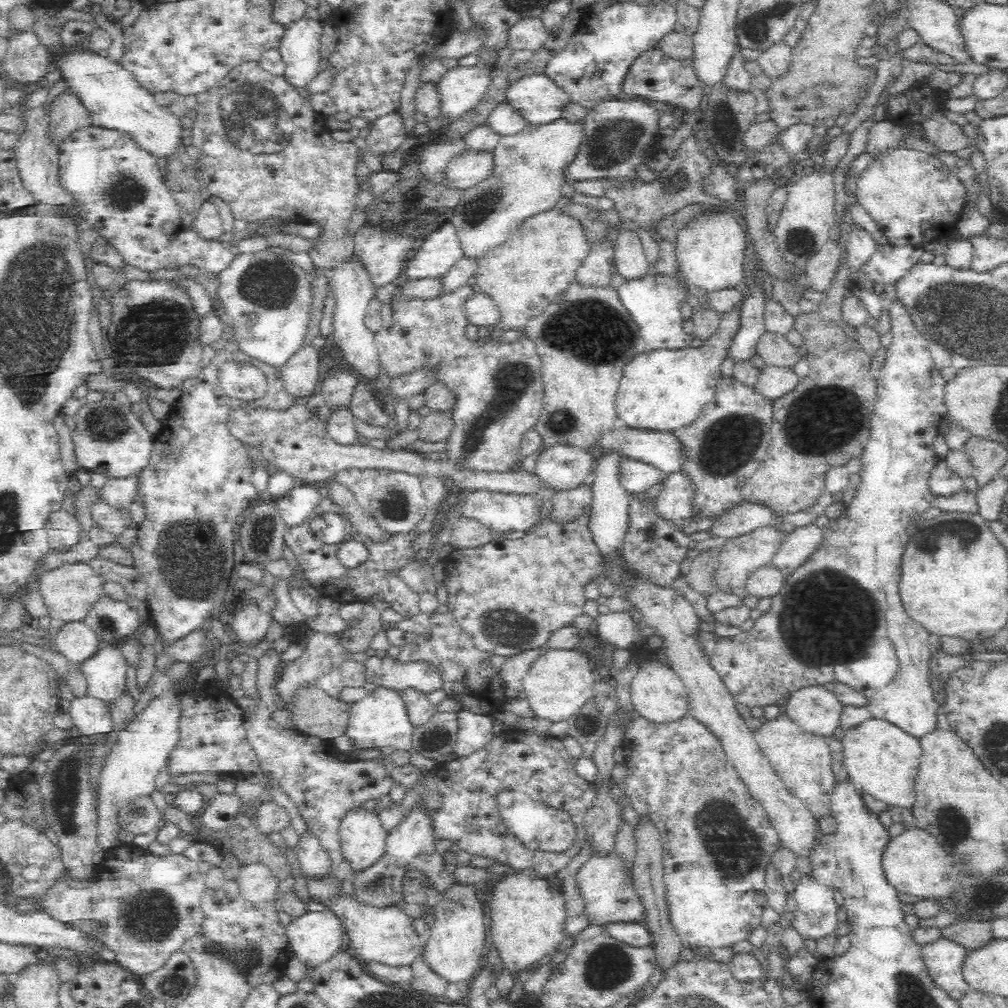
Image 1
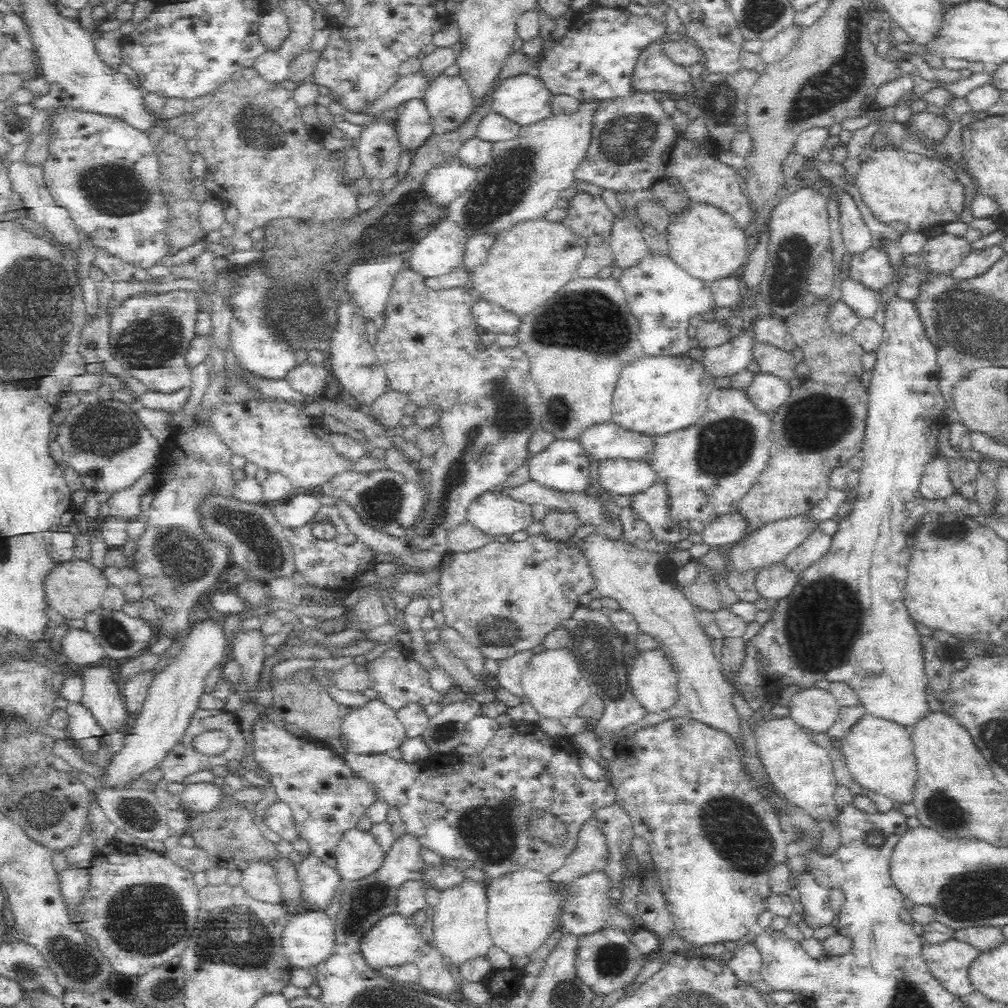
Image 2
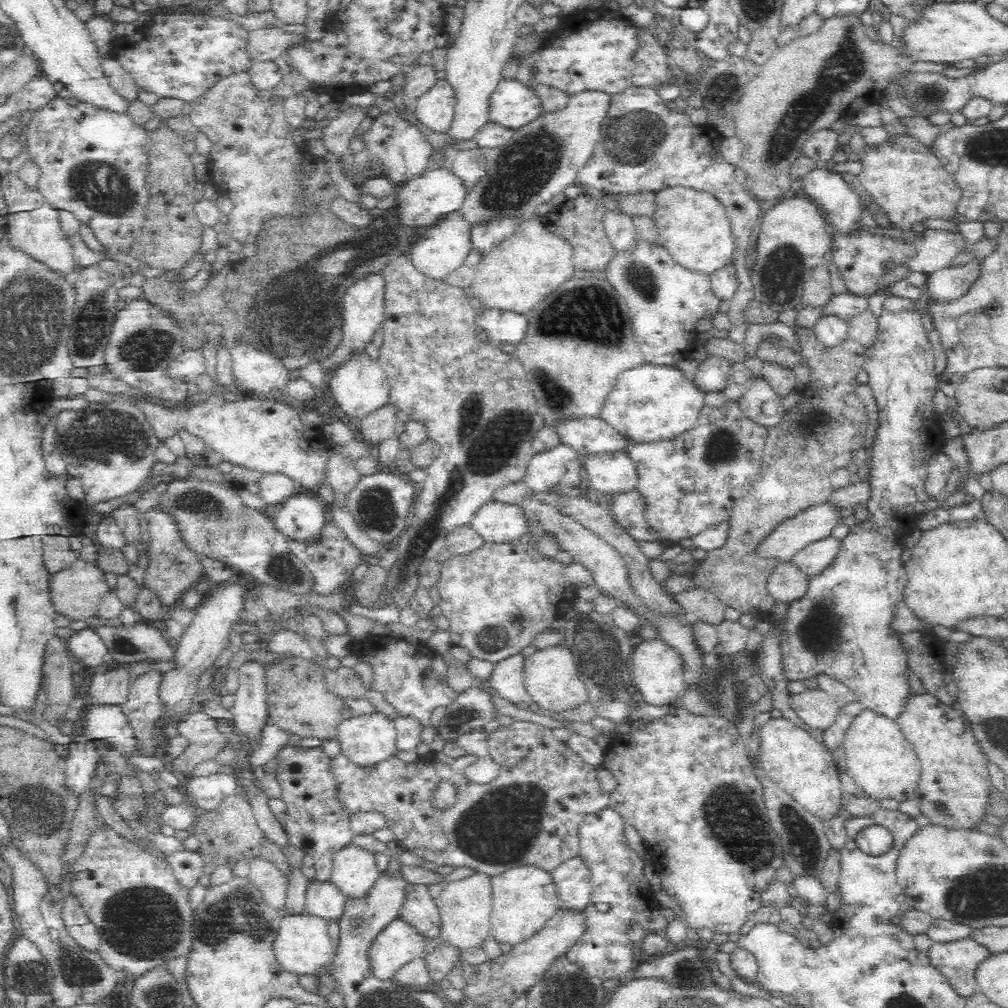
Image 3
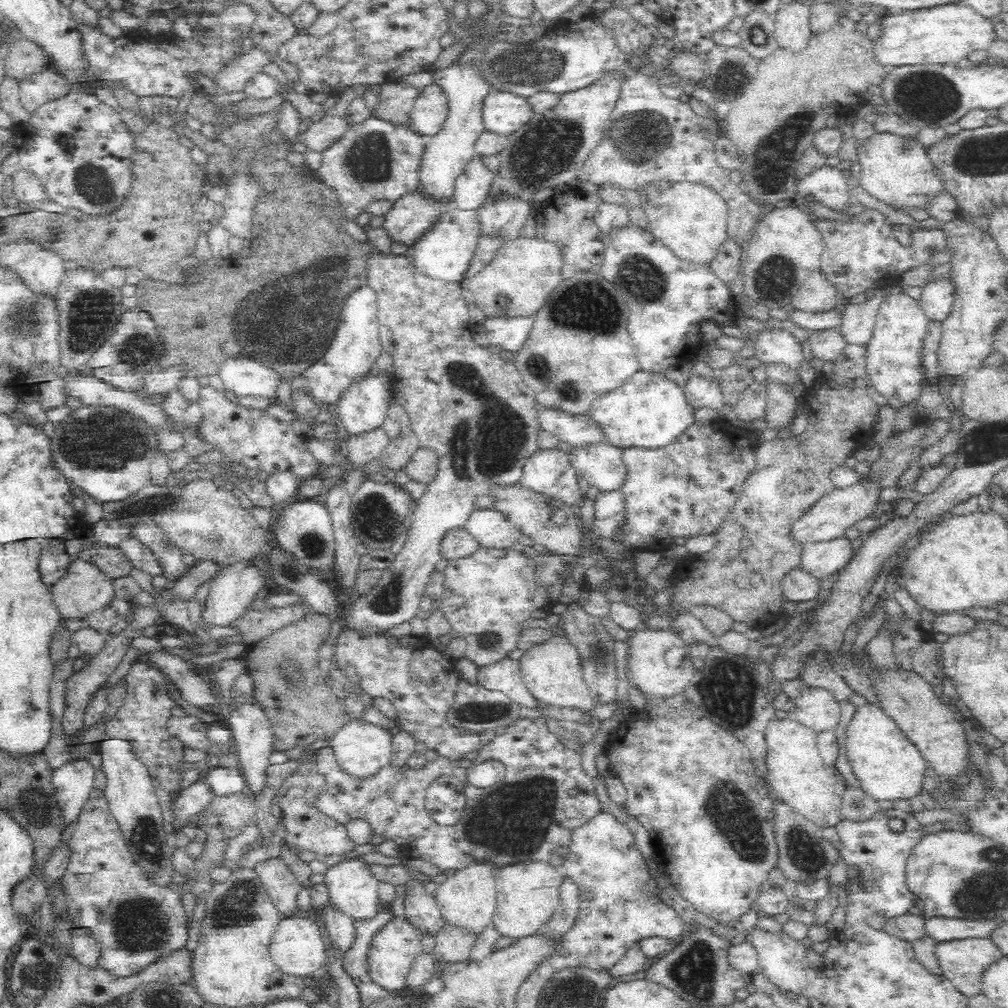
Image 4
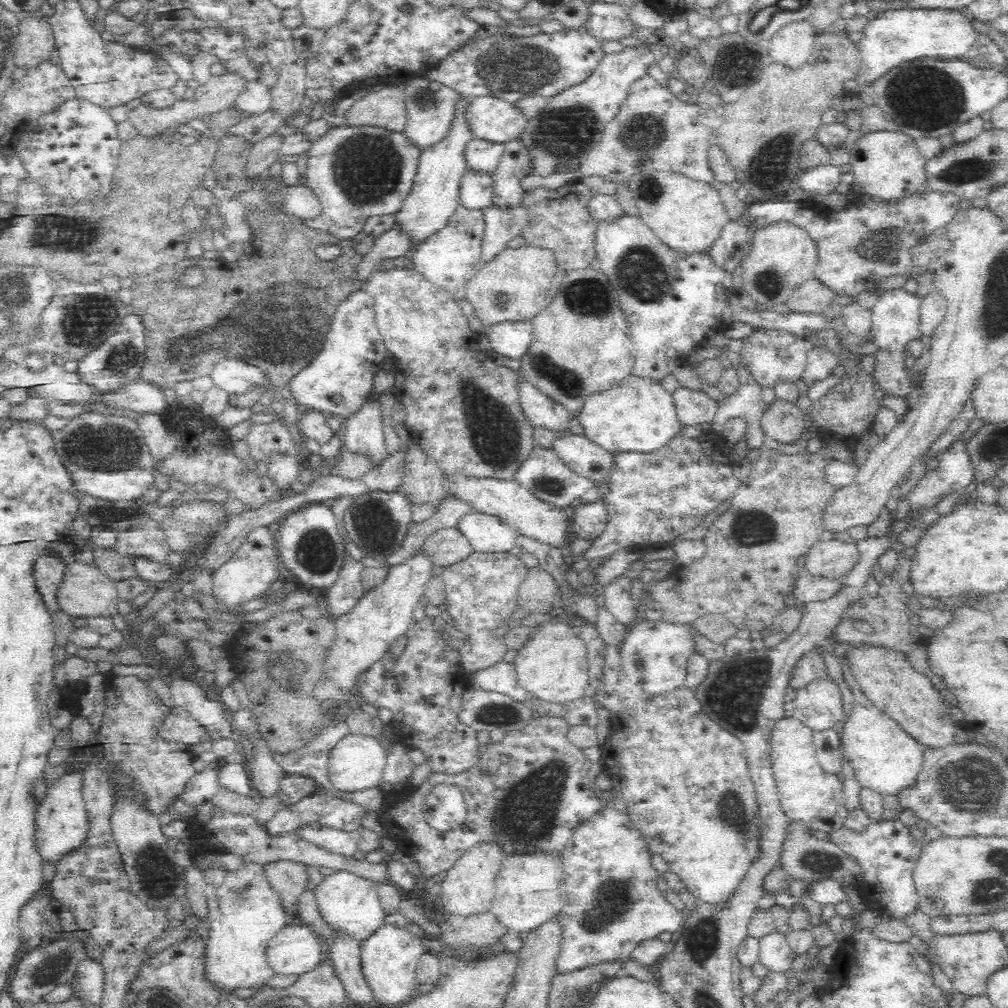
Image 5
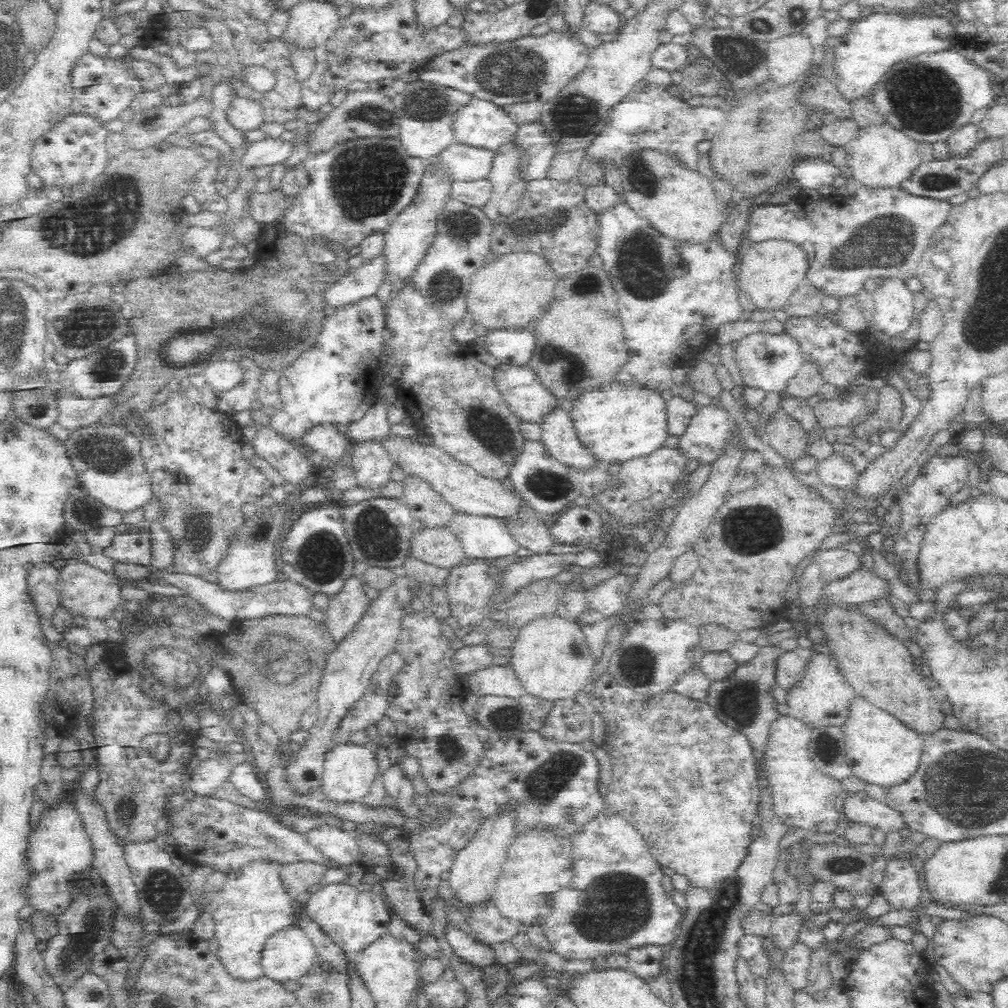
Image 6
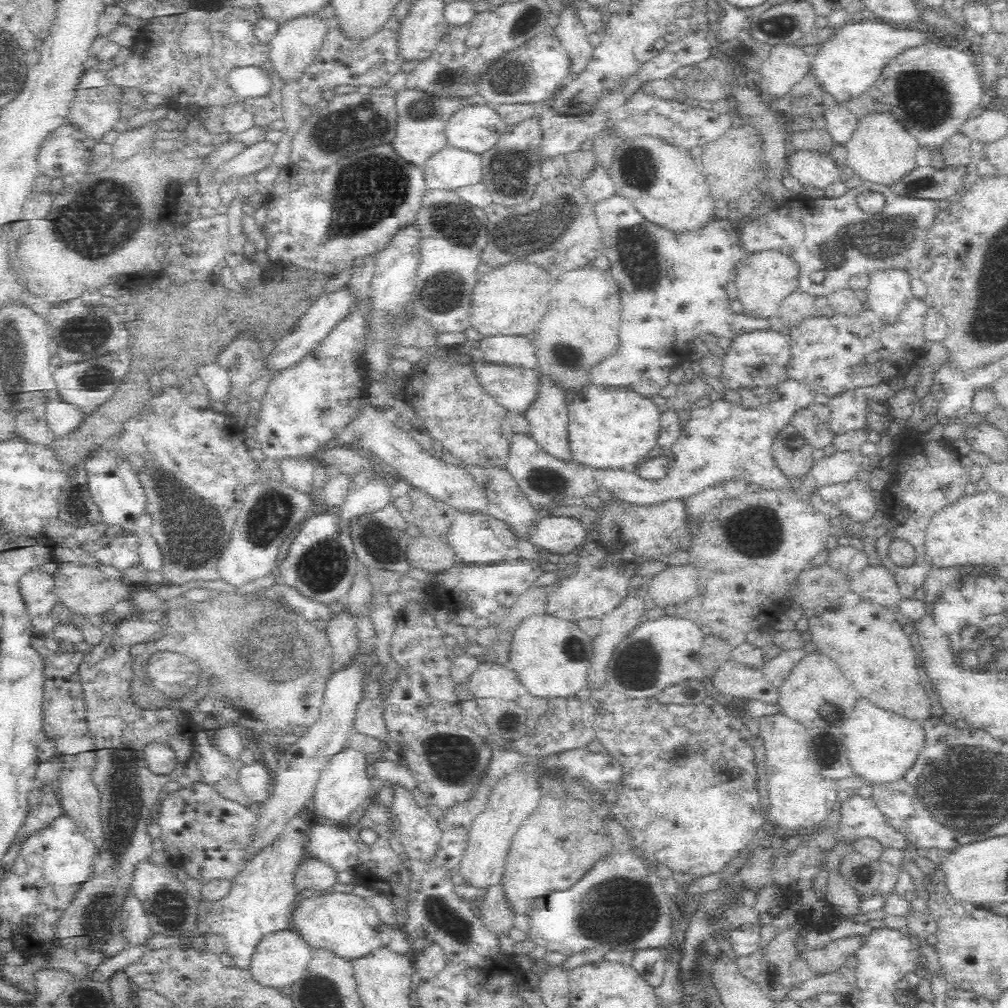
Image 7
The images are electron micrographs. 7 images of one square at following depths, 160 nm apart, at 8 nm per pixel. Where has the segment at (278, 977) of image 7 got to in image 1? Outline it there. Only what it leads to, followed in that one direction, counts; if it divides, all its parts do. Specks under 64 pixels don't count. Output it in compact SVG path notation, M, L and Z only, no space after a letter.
M328 909L324 912L309 912L292 919L292 922L285 927L287 950L298 961L309 968L318 966L332 958L340 948L347 942L346 932L342 922L336 914Z

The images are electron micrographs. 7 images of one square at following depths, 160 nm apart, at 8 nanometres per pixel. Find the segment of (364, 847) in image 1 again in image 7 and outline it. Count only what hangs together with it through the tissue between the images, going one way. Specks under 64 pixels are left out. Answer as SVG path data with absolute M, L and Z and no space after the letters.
M333 890L297 899L290 924L310 950L324 950L350 962L388 947L393 930L379 919L369 900Z

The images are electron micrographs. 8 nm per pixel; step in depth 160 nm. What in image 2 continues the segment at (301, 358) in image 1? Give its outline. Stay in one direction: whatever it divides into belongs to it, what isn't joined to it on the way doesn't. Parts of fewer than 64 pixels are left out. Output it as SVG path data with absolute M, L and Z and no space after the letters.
M306 362L288 372L286 380L296 392L319 396L328 382L328 374L327 365L315 367Z

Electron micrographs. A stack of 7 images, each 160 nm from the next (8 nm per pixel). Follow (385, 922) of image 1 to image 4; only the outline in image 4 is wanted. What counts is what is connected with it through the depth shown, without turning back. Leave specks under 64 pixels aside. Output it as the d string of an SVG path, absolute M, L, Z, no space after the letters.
M391 918L391 920L372 936L370 948L367 952L368 974L372 982L388 991L388 994L405 994L409 990L407 976L412 963L423 952L423 940L420 931L406 918Z

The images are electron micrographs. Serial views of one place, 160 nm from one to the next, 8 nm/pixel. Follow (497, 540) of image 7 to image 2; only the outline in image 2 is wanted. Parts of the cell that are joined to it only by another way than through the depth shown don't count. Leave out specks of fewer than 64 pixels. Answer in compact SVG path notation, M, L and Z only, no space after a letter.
M507 493L483 494L468 509L467 522L486 536L512 536L514 532L528 530L534 521L531 505L518 502Z

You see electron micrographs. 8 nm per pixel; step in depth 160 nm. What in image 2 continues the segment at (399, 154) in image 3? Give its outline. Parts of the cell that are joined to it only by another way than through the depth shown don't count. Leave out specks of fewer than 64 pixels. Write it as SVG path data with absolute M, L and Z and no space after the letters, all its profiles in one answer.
M408 100L396 106L394 112L397 121L388 121L388 125L396 133L396 139L400 143L400 154L408 152L415 155L415 152L434 134L424 101Z

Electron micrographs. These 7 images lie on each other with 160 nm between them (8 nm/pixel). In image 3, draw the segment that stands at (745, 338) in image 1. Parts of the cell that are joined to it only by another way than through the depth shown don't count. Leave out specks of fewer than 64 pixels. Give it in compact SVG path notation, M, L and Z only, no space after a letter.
M714 356L708 358L698 365L692 383L703 395L716 394L725 389L726 375L729 372L729 363Z

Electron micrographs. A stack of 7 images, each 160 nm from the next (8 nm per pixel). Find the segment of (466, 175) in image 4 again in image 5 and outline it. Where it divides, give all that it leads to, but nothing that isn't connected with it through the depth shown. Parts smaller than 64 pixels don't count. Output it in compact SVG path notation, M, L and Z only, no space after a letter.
M466 171L460 182L458 204L472 210L482 210L490 206L494 196L493 184L491 175Z

